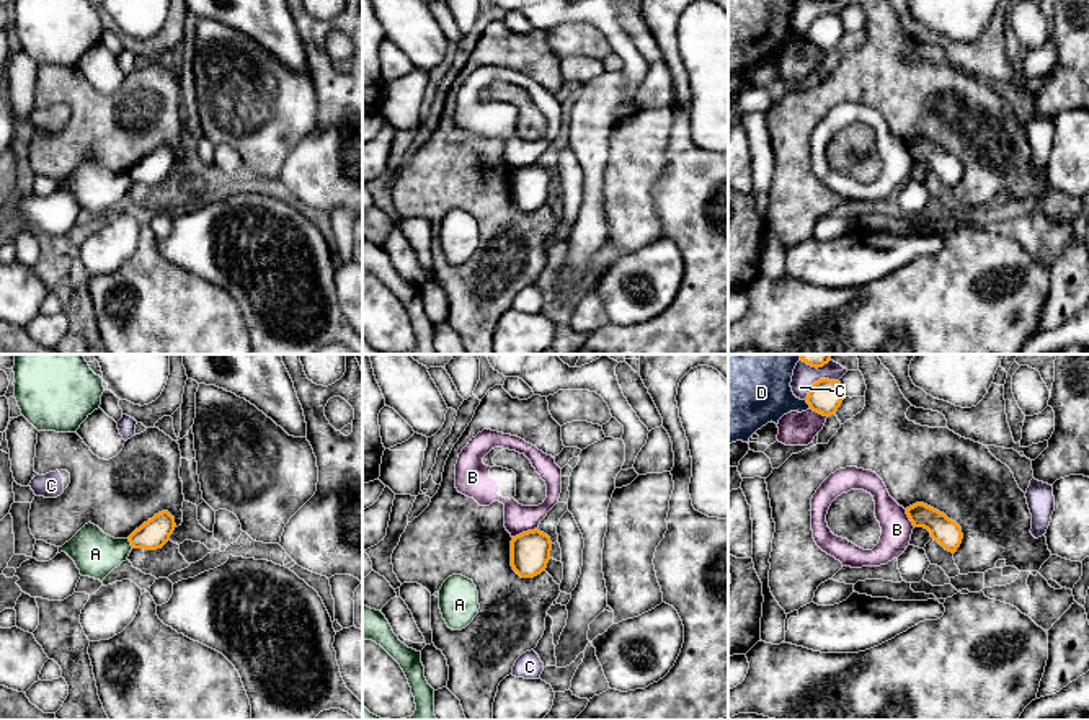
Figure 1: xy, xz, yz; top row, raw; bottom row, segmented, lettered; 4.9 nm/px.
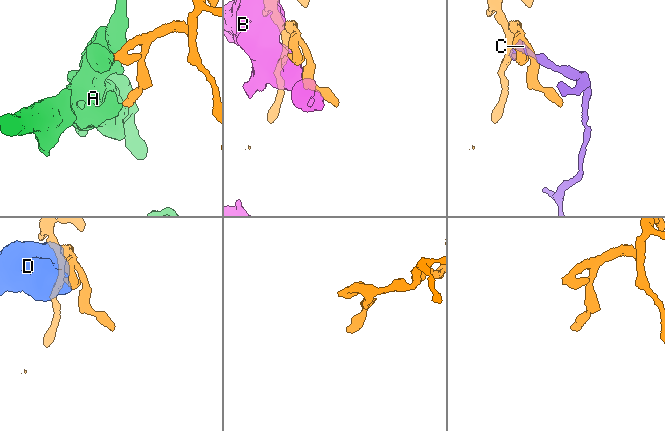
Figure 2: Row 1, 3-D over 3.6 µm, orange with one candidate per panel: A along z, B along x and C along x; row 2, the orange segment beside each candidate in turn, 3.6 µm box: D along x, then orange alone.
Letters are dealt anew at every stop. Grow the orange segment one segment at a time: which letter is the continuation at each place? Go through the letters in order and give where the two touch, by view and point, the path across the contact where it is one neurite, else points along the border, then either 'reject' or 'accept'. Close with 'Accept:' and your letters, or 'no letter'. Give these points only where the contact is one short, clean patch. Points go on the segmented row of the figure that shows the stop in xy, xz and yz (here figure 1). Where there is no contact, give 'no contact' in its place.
A: xy (129, 541) | along xy (128, 537), (133, 547) | reject
B: xz (524, 533) | reject
C: yz (820, 379) | along yz (838, 379), (818, 379), (805, 399) | reject
D: yz (808, 404) | along yz (805, 400), (812, 408) | reject
Accept: no letter

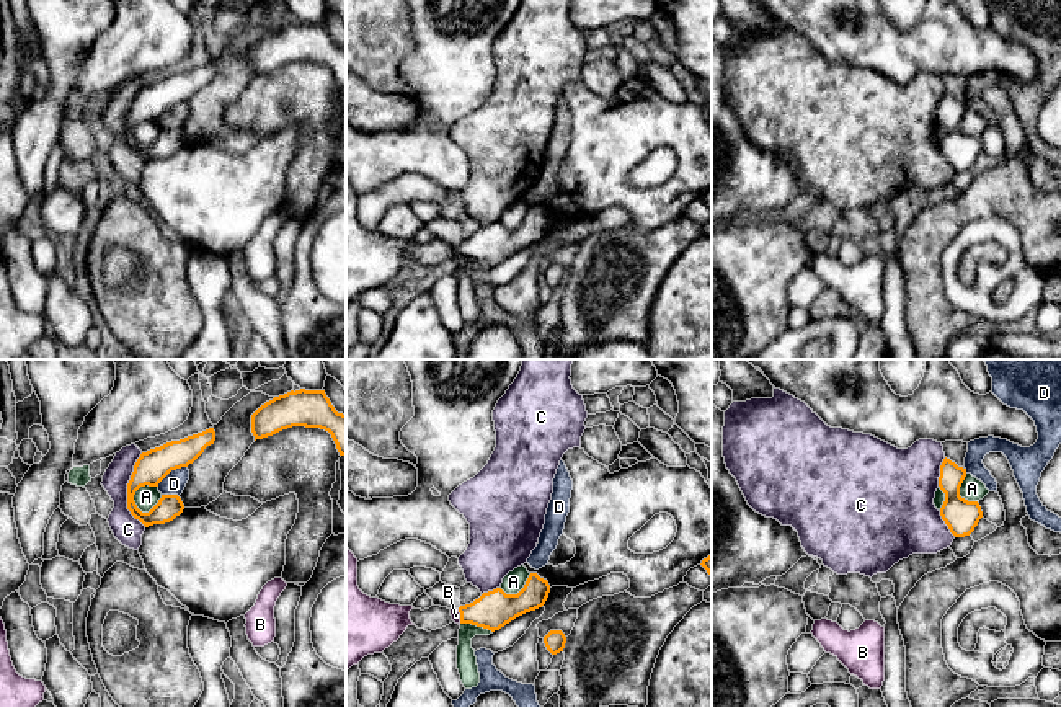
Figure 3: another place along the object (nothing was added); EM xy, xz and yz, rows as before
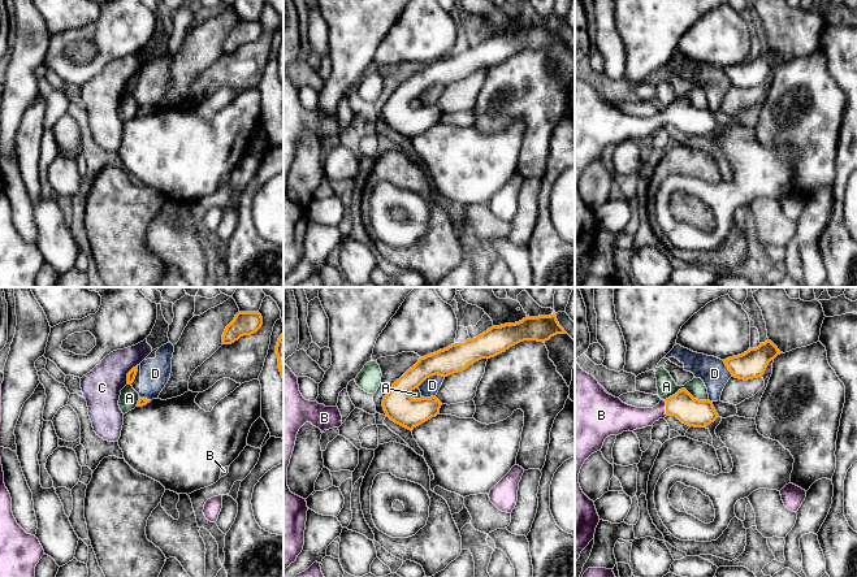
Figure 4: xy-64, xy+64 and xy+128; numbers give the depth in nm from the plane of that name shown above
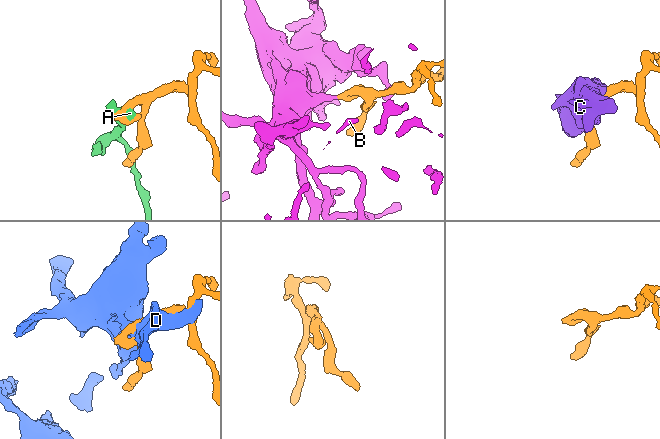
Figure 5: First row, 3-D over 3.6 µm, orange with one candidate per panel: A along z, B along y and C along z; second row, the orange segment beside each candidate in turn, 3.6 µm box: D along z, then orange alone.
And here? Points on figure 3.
A: xy (136, 490) | along xy (157, 485), (142, 485), (136, 492), (134, 503), (142, 513) | reject
B: xz (461, 616) | accept
C: xy (128, 490) | along xy (142, 453), (128, 484), (128, 510), (146, 526) | reject
D: xy (172, 469) | reject
Accept: B

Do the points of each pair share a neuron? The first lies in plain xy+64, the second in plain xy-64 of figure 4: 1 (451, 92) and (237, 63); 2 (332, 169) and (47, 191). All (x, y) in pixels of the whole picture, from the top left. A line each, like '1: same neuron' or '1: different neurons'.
1: different neurons
2: different neurons

